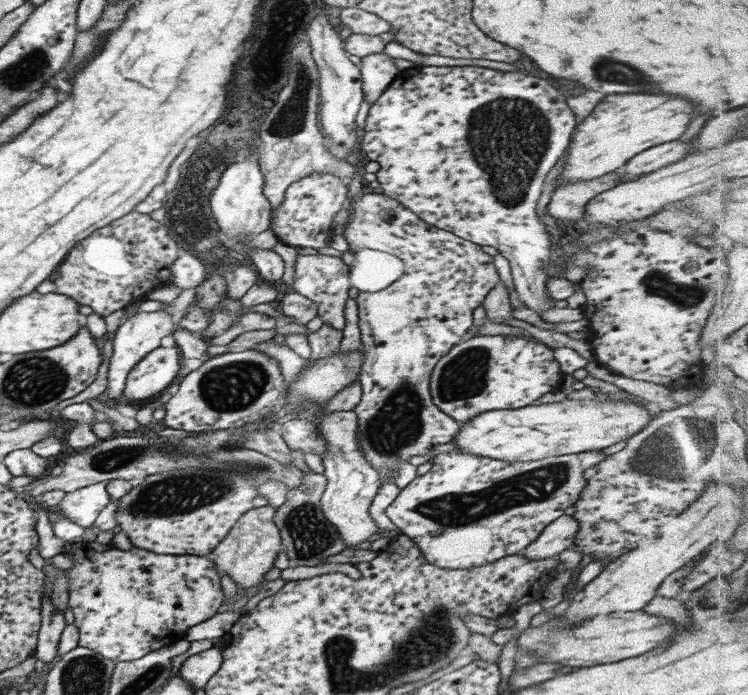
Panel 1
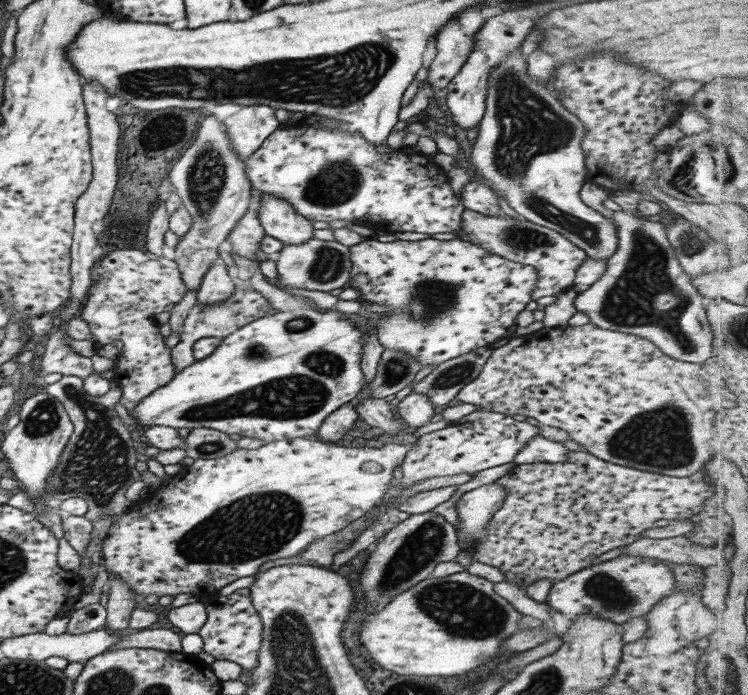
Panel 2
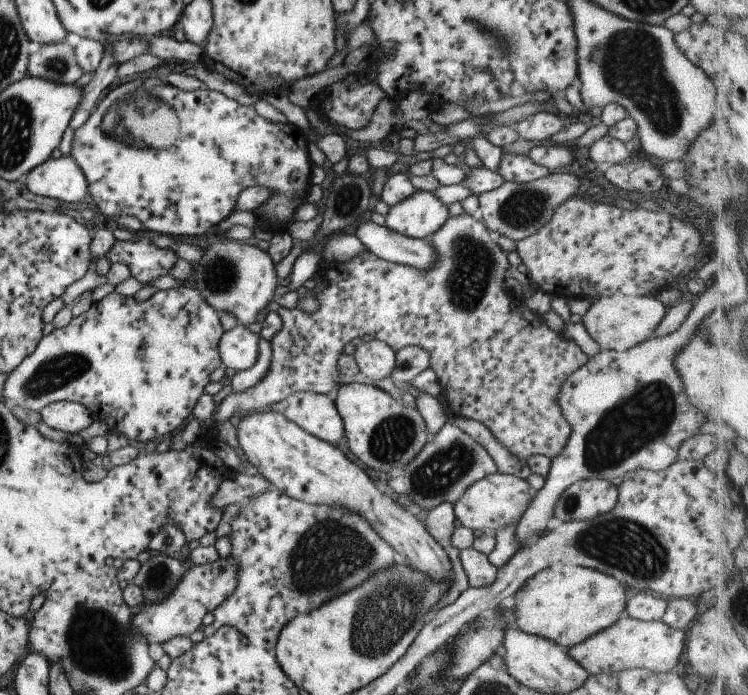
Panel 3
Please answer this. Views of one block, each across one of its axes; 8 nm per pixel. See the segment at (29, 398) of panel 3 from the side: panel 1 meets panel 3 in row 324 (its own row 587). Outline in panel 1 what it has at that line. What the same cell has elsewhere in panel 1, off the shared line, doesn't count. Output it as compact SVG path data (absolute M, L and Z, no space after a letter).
M82 540L80 543L77 543L76 546L71 546L68 553L61 552L63 554L67 554L69 558L71 558L71 562L73 566L71 568L66 570L67 575L67 606L69 607L69 610L71 611L71 614L73 614L73 626L76 626L77 632L78 632L78 643L77 646L93 650L93 652L96 652L97 654L100 654L103 658L112 660L113 662L121 662L121 661L130 661L130 660L137 660L138 658L141 658L144 654L147 654L148 652L157 650L158 648L161 648L162 646L165 646L166 644L178 641L179 639L183 638L185 631L190 628L190 626L195 626L195 624L199 624L199 622L203 622L204 620L207 620L207 618L211 618L216 613L217 608L222 604L222 594L221 594L221 586L220 586L220 576L217 575L217 571L214 568L214 564L211 560L208 560L205 557L200 557L199 555L191 555L191 554L182 554L182 555L168 555L168 554L155 554L151 551L146 551L137 547L131 547L130 550L120 550L117 549L117 547L112 546L109 544L107 546L107 549L101 550L101 552L94 551L91 549L91 547L88 545L88 541Z

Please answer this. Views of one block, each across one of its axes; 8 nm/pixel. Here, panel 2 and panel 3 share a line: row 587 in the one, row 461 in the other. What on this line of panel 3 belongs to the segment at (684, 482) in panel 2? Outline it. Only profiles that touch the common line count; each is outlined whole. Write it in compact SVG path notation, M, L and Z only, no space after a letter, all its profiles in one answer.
M461 214L460 216L453 217L453 218L448 218L448 220L443 224L432 236L431 238L428 238L429 242L434 246L435 248L435 253L436 253L436 264L432 265L432 268L429 269L413 269L412 267L406 266L406 265L399 265L399 264L394 264L391 263L390 261L383 261L382 259L379 259L378 257L375 257L372 253L369 253L367 250L366 252L363 252L359 257L356 258L351 258L348 262L330 262L329 265L325 267L323 270L323 274L321 275L322 278L322 287L323 290L321 290L321 293L319 295L315 295L313 292L308 292L305 296L308 295L313 295L316 297L317 302L319 302L319 308L317 308L316 312L313 312L312 314L306 314L301 312L301 310L298 309L298 302L297 306L294 310L287 310L287 308L281 307L277 311L277 314L279 318L281 319L282 323L282 328L275 334L275 337L269 341L270 342L270 348L271 348L271 357L270 357L270 368L268 369L267 375L256 385L253 386L252 388L249 388L248 390L245 390L243 393L236 393L236 394L230 394L225 399L219 404L219 406L215 406L213 413L212 413L212 420L213 424L215 425L215 421L224 421L224 420L230 420L231 422L234 422L236 419L235 418L241 418L243 416L250 415L251 413L255 413L256 411L261 411L262 409L265 409L274 403L277 403L278 401L283 400L283 398L286 398L288 395L297 393L297 392L311 392L311 393L320 393L325 395L326 392L329 392L333 386L337 385L337 381L340 380L340 376L338 374L338 369L336 366L338 357L342 354L343 347L350 342L352 338L356 337L361 337L363 335L369 335L373 336L373 339L378 339L380 342L383 342L384 344L387 344L388 348L391 348L391 351L393 353L398 352L401 348L406 348L407 346L411 347L418 347L421 349L424 349L424 352L428 355L428 360L429 360L429 368L432 370L432 372L435 374L437 377L436 380L440 384L440 390L442 391L441 396L443 396L444 400L446 401L446 404L444 405L444 411L445 414L449 417L463 417L466 419L471 419L474 421L477 421L481 423L482 425L487 428L489 433L495 438L497 443L501 445L501 447L505 448L509 454L515 456L517 460L526 463L527 459L530 456L535 456L535 455L541 455L545 456L548 459L553 459L559 452L562 452L562 449L565 447L565 444L567 443L567 440L569 439L571 430L570 427L567 425L567 422L562 418L562 415L560 414L560 409L558 408L558 405L556 404L556 397L558 396L558 391L559 391L559 386L564 382L564 379L568 376L569 373L574 371L577 368L580 368L587 360L588 358L585 357L585 354L581 352L581 350L572 342L569 341L568 338L566 337L565 333L557 333L553 332L553 330L549 330L549 328L545 325L544 320L540 318L539 315L533 314L532 312L529 312L527 308L525 308L521 301L518 300L518 298L509 292L505 288L505 285L503 284L503 279L505 276L507 276L507 268L509 266L508 261L506 260L506 253L504 253L503 250L499 248L499 246L496 245L493 240L489 237L488 231L484 228L484 225L482 222L479 220L477 217L473 217L471 215L467 214Z

